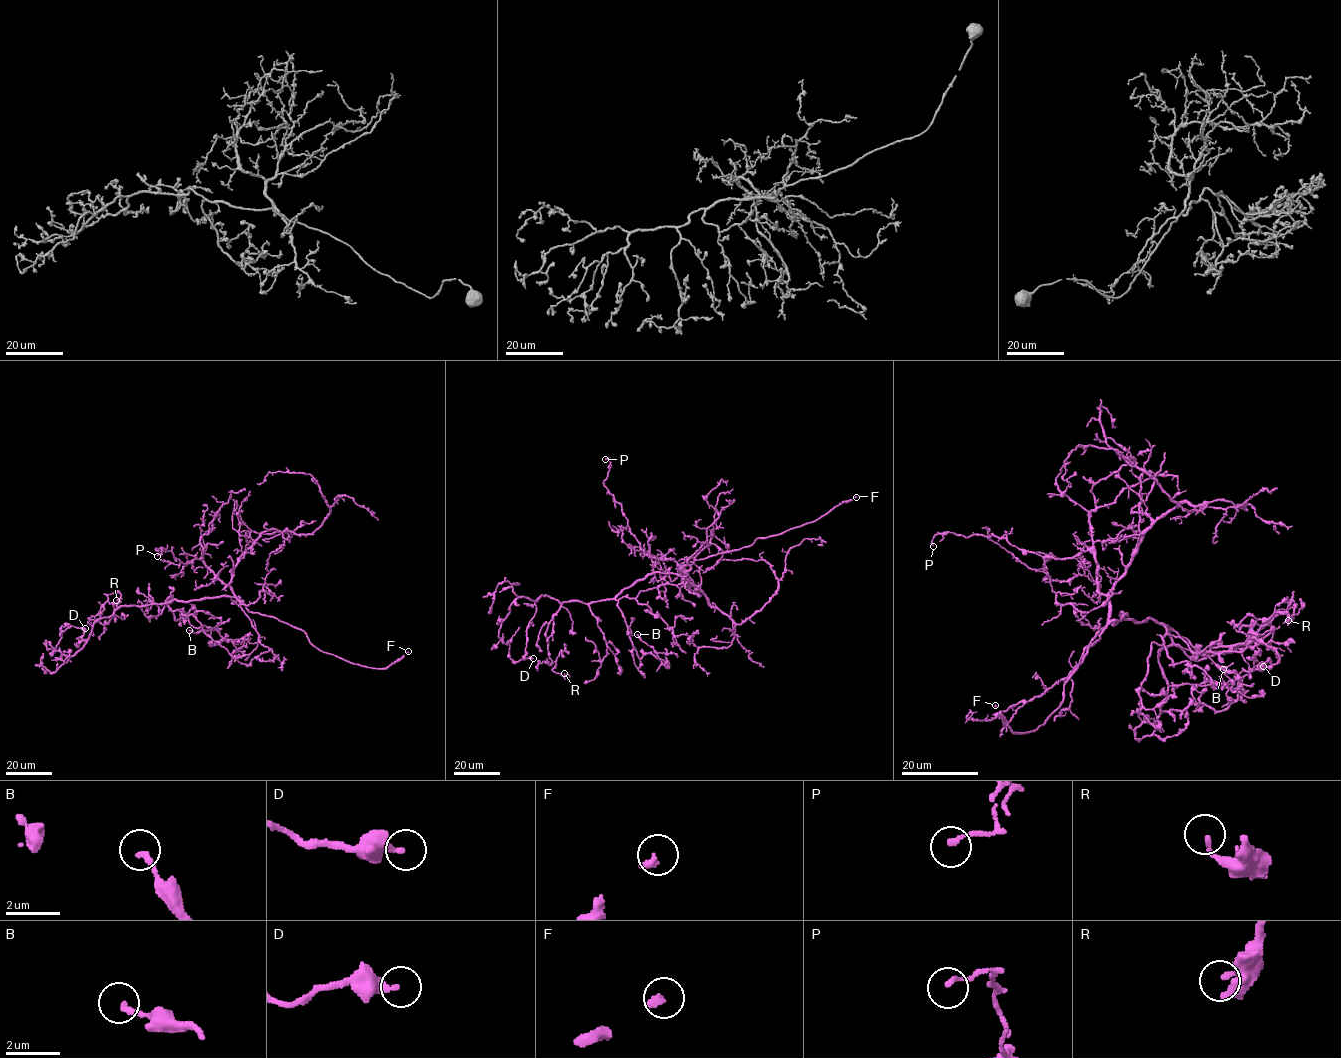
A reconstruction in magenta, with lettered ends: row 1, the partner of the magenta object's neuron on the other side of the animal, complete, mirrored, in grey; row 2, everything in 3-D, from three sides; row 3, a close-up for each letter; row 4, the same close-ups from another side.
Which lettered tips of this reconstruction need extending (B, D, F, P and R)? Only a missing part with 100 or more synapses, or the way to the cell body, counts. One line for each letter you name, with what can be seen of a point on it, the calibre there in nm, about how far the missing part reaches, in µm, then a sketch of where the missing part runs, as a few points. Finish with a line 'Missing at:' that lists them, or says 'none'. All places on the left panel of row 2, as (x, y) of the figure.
F: (408, 651) | 240 nm | 15 µm
Missing at: F

